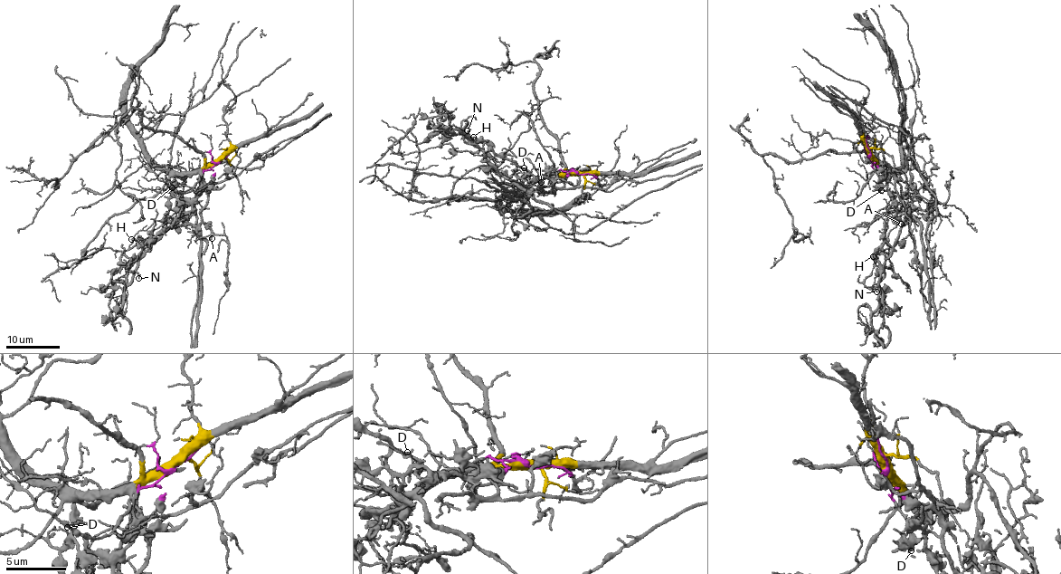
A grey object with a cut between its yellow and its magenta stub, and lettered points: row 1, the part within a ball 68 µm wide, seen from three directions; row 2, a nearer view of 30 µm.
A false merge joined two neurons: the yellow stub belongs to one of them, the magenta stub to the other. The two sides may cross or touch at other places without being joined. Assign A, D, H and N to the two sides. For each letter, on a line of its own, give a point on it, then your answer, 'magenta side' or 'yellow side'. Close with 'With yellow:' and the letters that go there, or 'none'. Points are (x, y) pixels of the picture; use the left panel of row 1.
A: (212, 238) | magenta side
D: (172, 187) | magenta side
H: (131, 239) | magenta side
N: (138, 278) | magenta side
With yellow: none

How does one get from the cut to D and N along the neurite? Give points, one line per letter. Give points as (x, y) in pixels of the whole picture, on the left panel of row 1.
D: (220, 160), (203, 173), (199, 187), (172, 188)
N: (220, 160), (203, 173), (202, 189), (187, 212), (174, 217), (174, 223), (146, 244), (138, 258), (138, 278)

